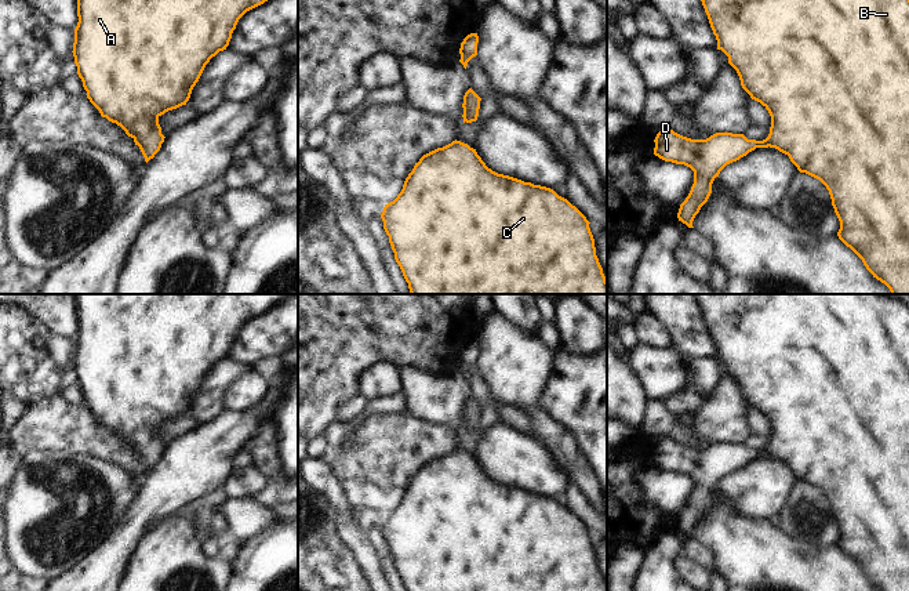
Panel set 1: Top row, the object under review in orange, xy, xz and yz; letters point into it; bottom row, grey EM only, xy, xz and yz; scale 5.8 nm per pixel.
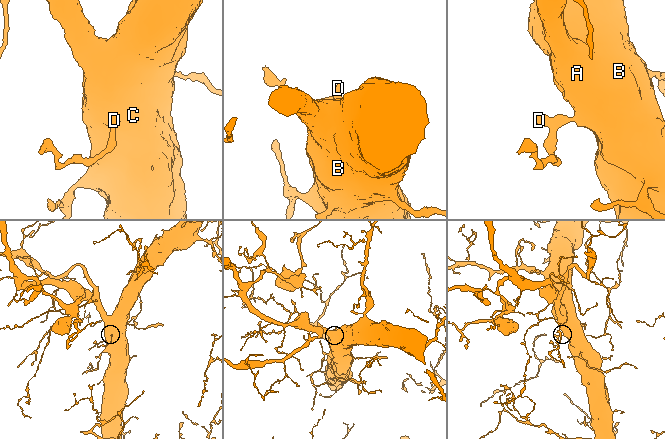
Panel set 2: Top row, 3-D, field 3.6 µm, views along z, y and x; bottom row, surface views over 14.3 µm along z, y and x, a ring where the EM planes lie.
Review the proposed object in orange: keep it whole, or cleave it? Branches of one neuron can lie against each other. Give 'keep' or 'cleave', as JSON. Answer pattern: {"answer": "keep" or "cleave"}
{"answer": "keep"}

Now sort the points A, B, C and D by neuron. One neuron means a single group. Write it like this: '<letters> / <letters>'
A B C D

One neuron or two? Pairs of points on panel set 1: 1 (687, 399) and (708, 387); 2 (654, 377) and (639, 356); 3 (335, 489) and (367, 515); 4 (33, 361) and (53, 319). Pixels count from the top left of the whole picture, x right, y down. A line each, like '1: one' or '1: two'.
1: one
2: one
3: two
4: two

